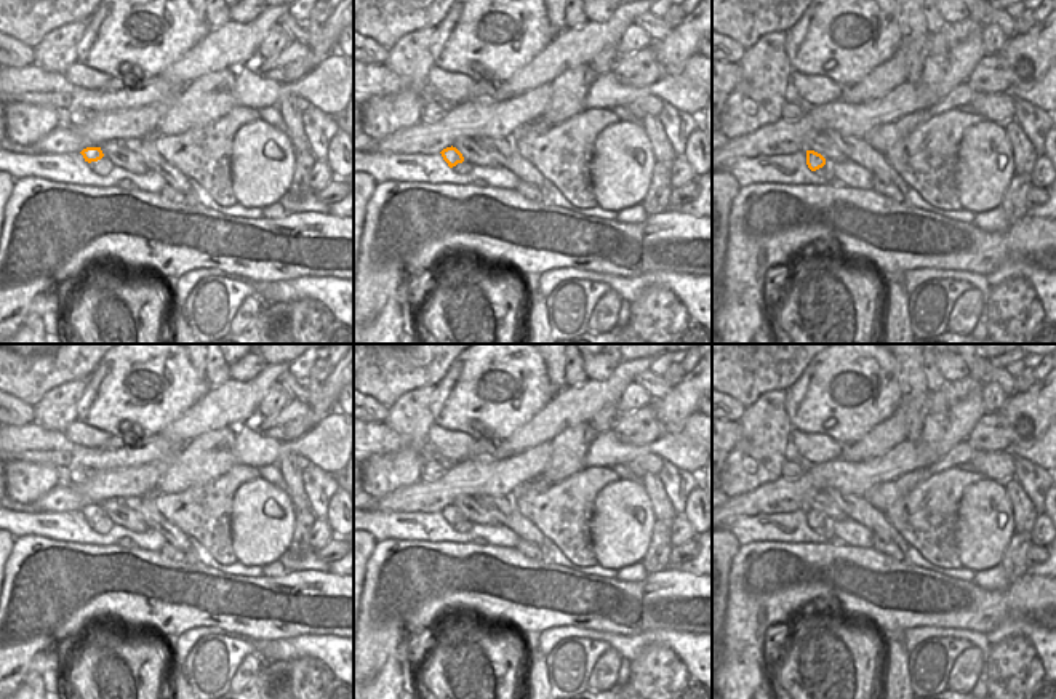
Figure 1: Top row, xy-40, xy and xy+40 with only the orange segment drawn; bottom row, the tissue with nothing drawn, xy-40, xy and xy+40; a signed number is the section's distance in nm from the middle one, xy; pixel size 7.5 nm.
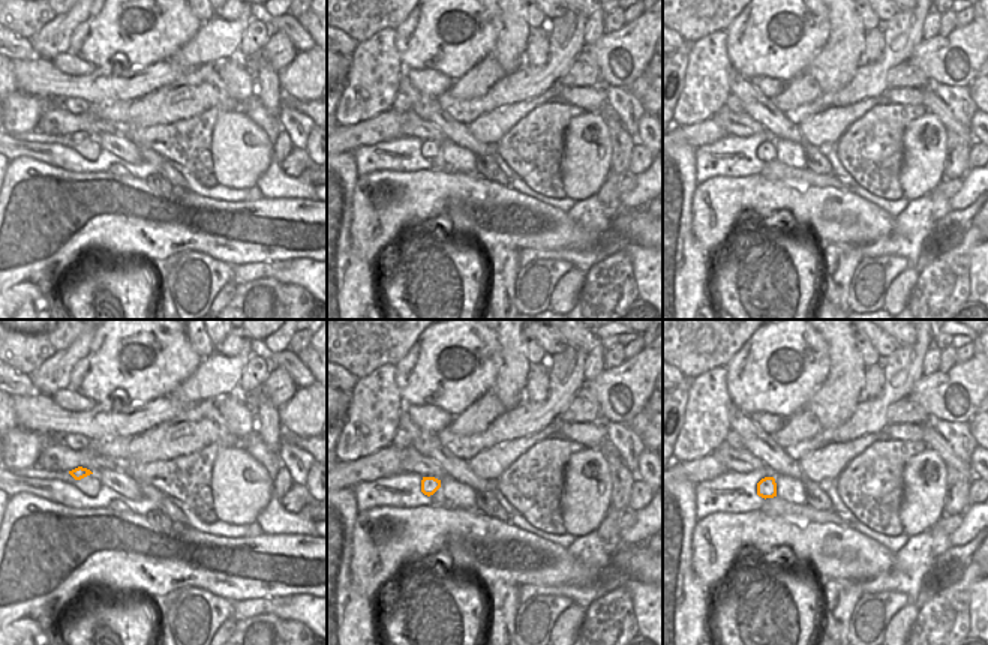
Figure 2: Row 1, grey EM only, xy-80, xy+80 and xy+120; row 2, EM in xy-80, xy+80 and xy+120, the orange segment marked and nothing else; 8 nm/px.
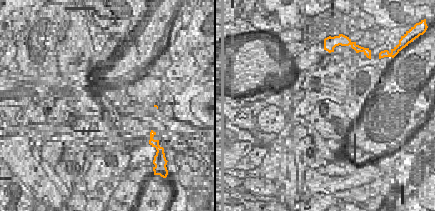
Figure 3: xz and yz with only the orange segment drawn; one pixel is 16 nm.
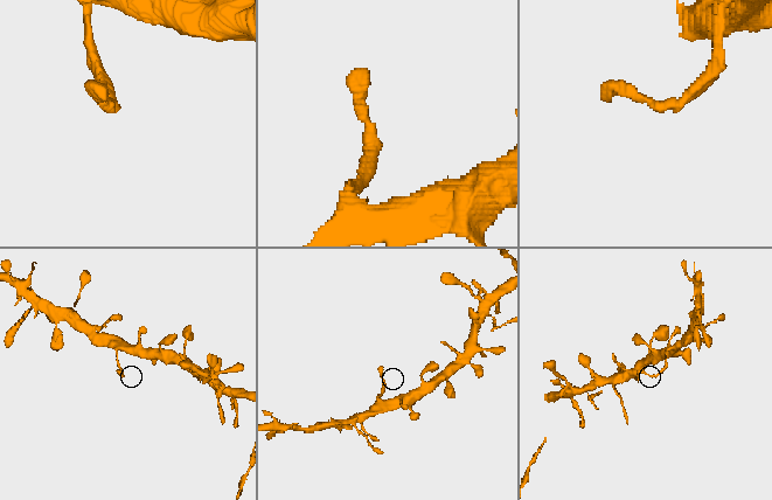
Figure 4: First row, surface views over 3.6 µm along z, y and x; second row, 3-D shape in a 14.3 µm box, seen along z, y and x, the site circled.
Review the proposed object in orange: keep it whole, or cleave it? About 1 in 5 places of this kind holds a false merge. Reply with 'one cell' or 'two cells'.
one cell

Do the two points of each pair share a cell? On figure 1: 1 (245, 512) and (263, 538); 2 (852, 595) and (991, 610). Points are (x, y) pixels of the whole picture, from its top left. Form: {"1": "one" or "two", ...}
{"1": "one", "2": "one"}

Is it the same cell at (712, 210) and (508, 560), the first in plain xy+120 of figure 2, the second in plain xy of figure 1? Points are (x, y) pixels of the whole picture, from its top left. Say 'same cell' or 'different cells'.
same cell

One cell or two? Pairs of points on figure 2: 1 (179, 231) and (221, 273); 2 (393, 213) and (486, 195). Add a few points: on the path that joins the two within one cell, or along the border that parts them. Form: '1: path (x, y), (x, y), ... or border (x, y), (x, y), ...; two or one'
1: border (180, 252), (200, 251), (231, 266); two
2: path (416, 200), (432, 195), (464, 195); one

